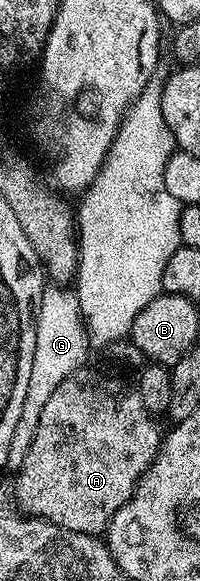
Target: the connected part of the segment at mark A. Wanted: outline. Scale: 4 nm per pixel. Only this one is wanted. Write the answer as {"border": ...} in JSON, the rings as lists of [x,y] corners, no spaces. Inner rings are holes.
{"border":[[[90,365],[79,367],[64,381],[60,381],[60,386],[54,390],[52,397],[48,397],[48,402],[44,404],[44,409],[40,412],[40,425],[36,425],[36,437],[32,439],[32,445],[24,457],[22,466],[17,468],[16,471],[16,475],[18,475],[17,506],[27,516],[35,519],[47,519],[49,523],[55,523],[76,533],[84,533],[95,537],[101,536],[107,525],[112,521],[114,514],[134,496],[134,490],[138,488],[142,474],[154,464],[154,458],[158,456],[158,450],[161,449],[164,438],[163,428],[158,428],[158,422],[159,420],[150,414],[150,411],[144,405],[144,401],[140,401],[137,386],[130,384],[129,387],[124,380],[117,379],[114,375],[105,375],[102,371],[93,371]]]}

